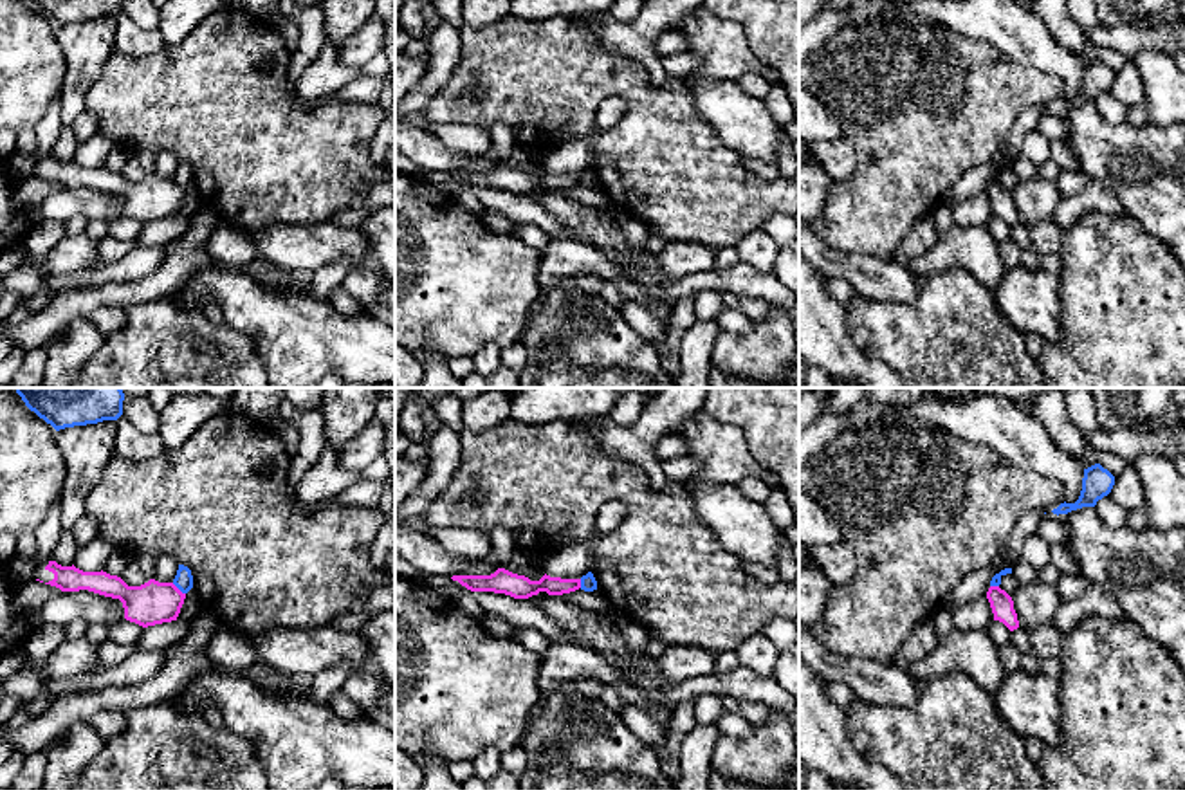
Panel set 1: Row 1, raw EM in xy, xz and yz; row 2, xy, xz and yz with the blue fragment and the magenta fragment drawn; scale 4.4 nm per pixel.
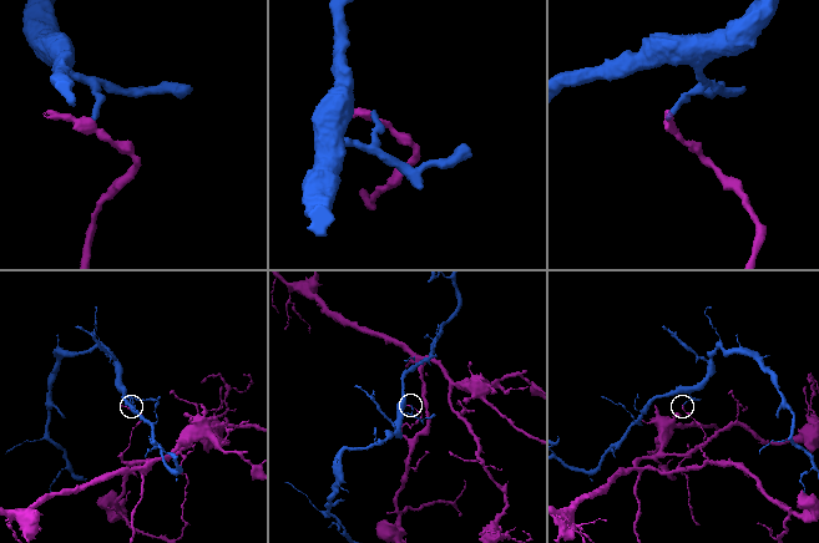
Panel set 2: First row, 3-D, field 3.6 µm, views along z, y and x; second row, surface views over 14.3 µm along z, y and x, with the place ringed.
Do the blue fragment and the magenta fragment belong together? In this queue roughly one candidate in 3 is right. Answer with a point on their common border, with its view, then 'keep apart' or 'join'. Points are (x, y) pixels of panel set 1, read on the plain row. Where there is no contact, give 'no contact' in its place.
meets blue in xy at (179, 184); keep apart

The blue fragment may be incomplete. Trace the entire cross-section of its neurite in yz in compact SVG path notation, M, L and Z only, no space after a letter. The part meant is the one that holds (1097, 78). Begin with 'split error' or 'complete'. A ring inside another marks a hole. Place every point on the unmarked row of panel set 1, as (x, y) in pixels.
complete; M1095 60L1088 65L1084 65L1082 74L1082 87L1075 99L1061 99L1057 105L1053 105L1053 110L1068 110L1071 106L1082 105L1082 103L1095 103L1098 96L1107 92L1115 81L1115 72L1104 65L1100 60Z

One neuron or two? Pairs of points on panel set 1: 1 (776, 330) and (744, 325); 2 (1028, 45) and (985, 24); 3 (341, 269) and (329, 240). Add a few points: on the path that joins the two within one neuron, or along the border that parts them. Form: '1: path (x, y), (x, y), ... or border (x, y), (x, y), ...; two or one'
1: border (756, 321), (747, 332), (722, 330); two
2: path (1018, 35), (1009, 26), (996, 24); one
3: border (350, 267), (341, 260), (334, 260), (312, 273); two

